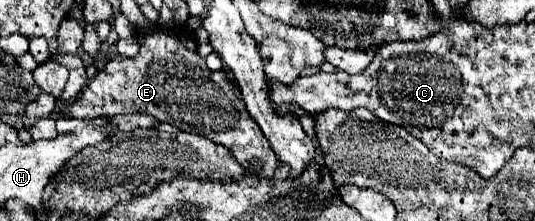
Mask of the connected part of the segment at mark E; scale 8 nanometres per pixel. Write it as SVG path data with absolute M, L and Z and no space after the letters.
M156 24L152 32L146 32L146 34L138 32L136 36L140 36L138 54L134 58L114 56L112 60L108 60L108 64L92 78L92 82L86 84L80 96L68 104L66 116L98 118L98 116L116 116L116 114L148 114L148 116L154 116L158 122L168 122L184 132L198 132L200 136L216 144L222 144L232 152L232 156L242 166L250 166L256 160L260 160L262 168L258 170L258 174L270 178L274 170L280 166L280 160L270 148L270 142L266 140L266 136L262 136L262 130L258 128L258 124L250 120L250 114L242 104L238 86L230 80L230 76L224 70L214 72L206 66L206 60L198 54L196 38L190 36L190 28L186 24L172 24L170 28Z

